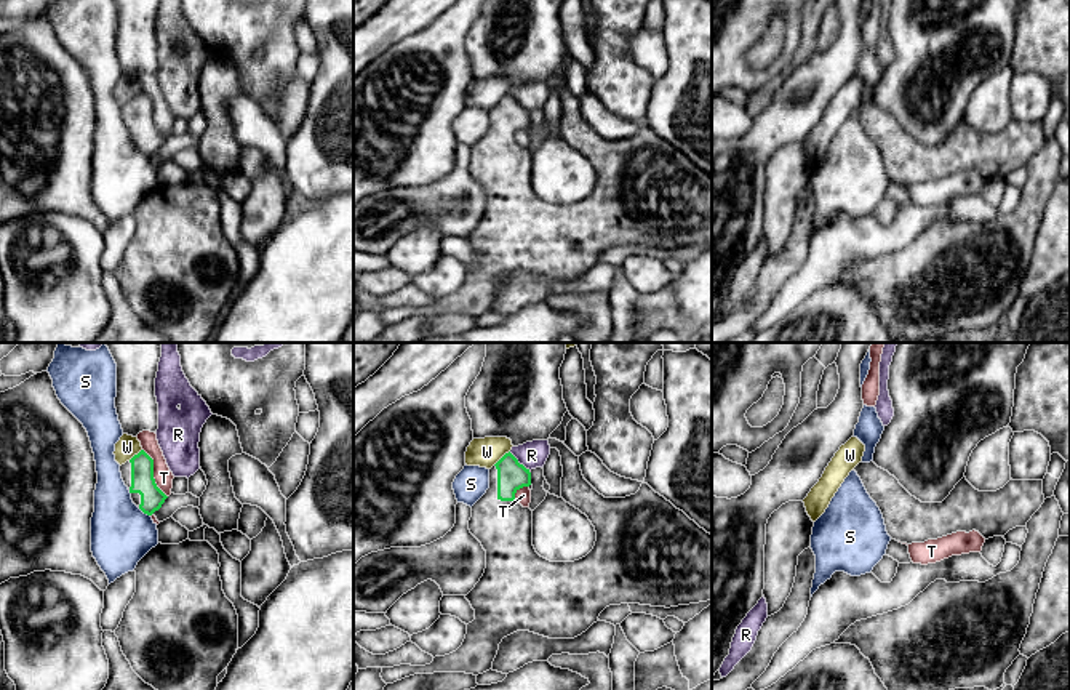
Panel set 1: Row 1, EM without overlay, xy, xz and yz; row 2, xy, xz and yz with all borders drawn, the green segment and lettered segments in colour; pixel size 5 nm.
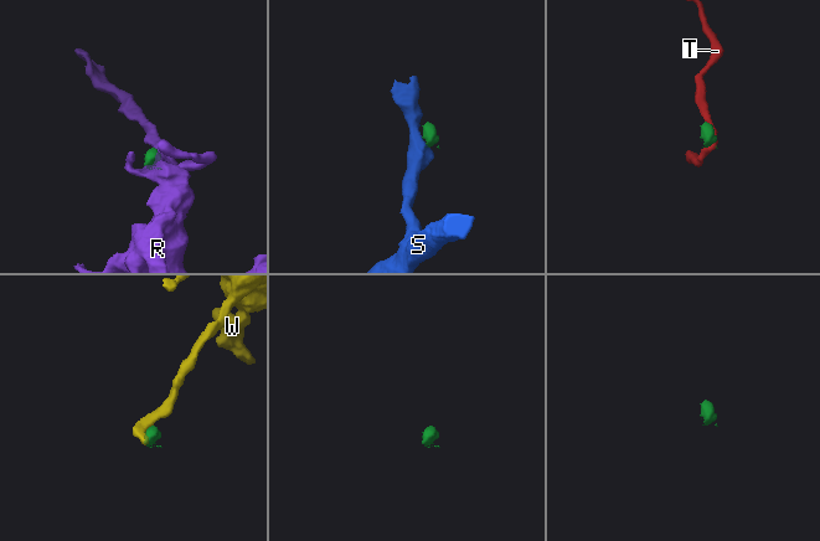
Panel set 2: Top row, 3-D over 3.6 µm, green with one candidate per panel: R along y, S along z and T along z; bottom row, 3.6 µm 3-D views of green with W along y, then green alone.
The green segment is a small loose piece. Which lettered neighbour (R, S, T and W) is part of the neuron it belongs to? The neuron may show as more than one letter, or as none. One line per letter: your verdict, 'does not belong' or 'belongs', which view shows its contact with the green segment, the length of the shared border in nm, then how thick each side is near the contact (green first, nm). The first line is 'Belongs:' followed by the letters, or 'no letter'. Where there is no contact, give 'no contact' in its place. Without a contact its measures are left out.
Belongs: no letter
R: does not belong; contact in xz; length 140 nm; calibres 150 and 140 nm
S: does not belong; contact in xy; length 80 nm; calibres 120 and 300 nm
T: does not belong; contact in xy; length 280 nm; calibres 120 and 100 nm
W: does not belong; contact in xz; length 120 nm; calibres 150 and 150 nm

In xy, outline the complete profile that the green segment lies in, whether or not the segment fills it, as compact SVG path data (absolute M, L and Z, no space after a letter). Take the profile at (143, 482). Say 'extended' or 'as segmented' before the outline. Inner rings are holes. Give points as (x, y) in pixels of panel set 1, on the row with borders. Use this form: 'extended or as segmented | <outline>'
extended | M141 450L120 466L122 479L131 493L133 503L147 515L162 507L168 498L155 483L154 459Z

